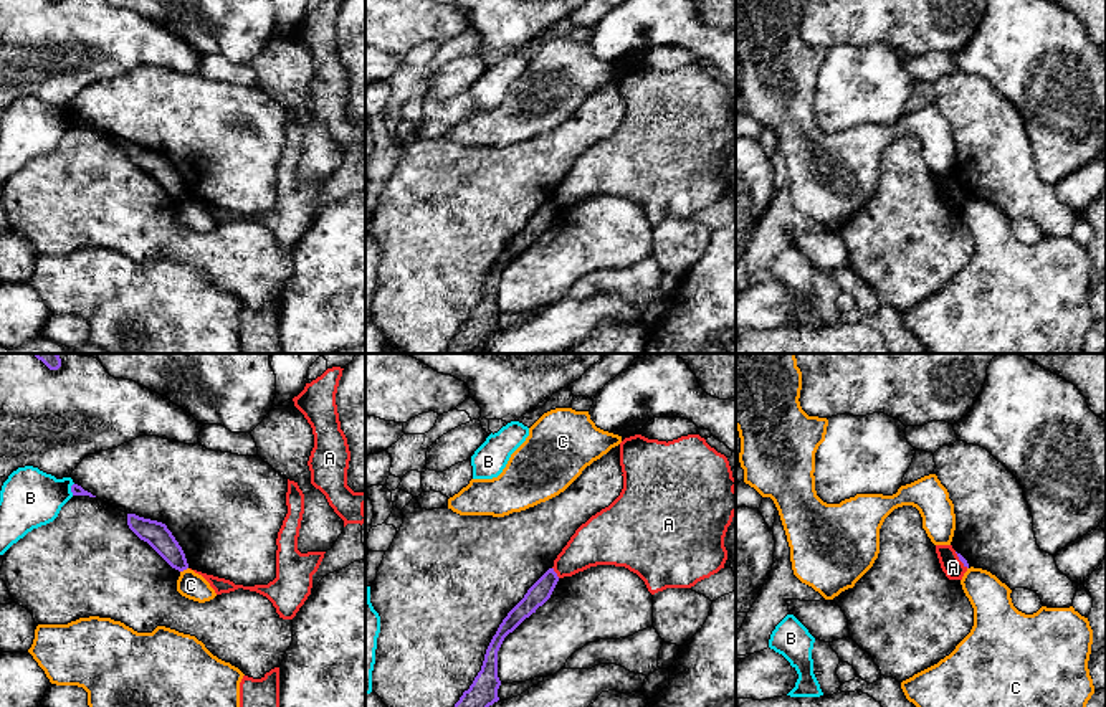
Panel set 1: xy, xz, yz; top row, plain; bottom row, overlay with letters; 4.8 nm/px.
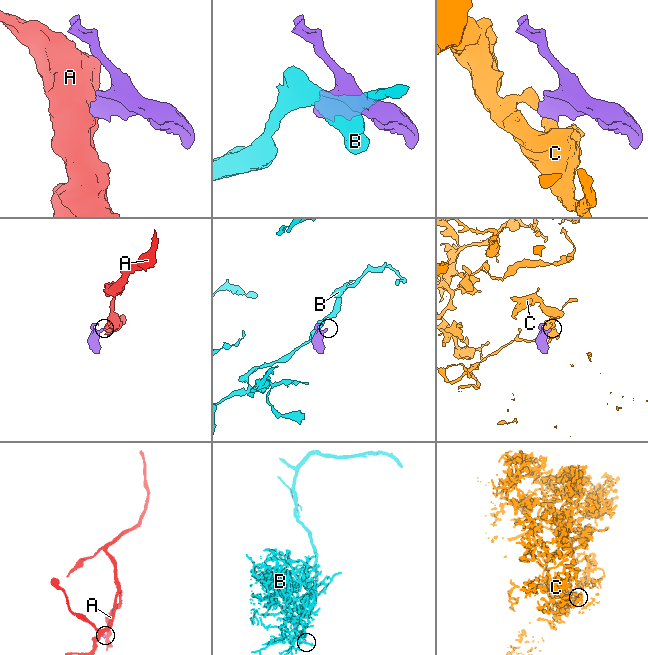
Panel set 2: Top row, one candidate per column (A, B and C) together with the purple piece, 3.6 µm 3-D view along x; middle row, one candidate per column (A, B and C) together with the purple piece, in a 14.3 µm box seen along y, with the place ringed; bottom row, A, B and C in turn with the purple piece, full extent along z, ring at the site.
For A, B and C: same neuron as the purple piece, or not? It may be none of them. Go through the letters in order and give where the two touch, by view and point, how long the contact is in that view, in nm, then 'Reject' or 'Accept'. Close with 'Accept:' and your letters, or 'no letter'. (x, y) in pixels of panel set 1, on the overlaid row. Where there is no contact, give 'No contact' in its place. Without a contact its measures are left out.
A: Touches purple at xz (554, 572). Shared border 70 nm. Reject
B: Touches purple at xy (71, 489). Shared border 60 nm. Reject
C: Touches purple at xy (184, 569). Shared border 50 nm. Reject
Accept: no letter

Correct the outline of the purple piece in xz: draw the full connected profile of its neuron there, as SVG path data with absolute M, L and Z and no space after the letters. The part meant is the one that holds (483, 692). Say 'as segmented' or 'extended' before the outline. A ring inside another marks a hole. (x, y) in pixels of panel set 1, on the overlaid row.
as segmented | M549 568L508 613L486 649L481 671L455 707L489 707L499 700L498 651L504 638L551 598L557 581L557 573Z

